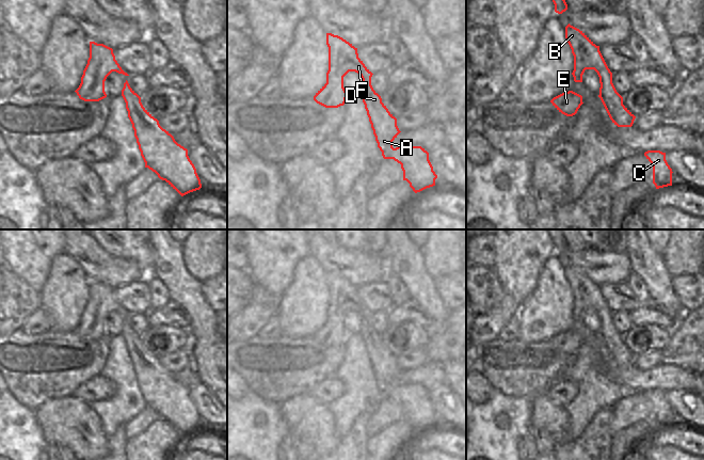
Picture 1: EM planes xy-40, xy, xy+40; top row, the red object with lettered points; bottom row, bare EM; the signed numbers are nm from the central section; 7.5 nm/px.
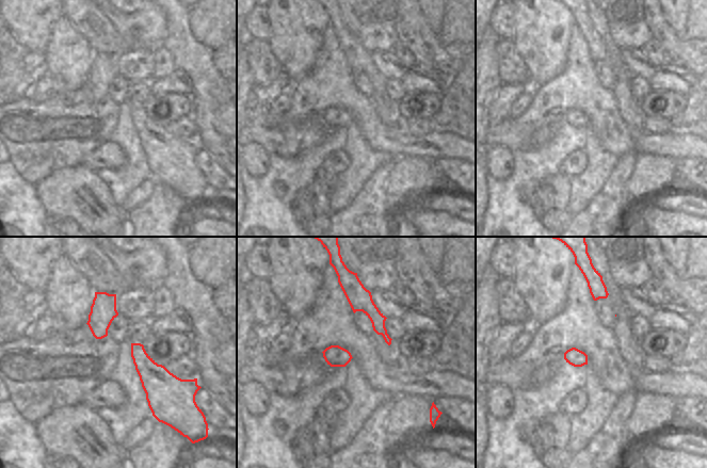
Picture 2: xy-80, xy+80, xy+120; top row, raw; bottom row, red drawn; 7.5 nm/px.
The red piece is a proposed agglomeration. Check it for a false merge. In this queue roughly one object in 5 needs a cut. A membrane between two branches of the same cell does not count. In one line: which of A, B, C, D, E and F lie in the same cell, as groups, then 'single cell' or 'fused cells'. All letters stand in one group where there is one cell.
A B C D E F; single cell

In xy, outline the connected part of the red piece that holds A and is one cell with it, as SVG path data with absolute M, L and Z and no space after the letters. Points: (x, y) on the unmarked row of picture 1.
M326 272L326 284L329 286L329 310L326 312L326 322L316 332L314 339L325 347L338 347L343 345L348 335L343 327L343 316L349 311L361 314L363 322L361 324L361 335L378 382L384 398L394 398L401 403L403 419L410 423L415 432L435 425L437 414L429 399L429 392L421 385L398 385L393 386L393 380L401 371L397 365L397 358L388 350L382 342L381 335L371 324L372 312L365 305L358 297L357 287L338 274Z

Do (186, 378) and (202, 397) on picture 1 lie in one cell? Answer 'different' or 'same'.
different

